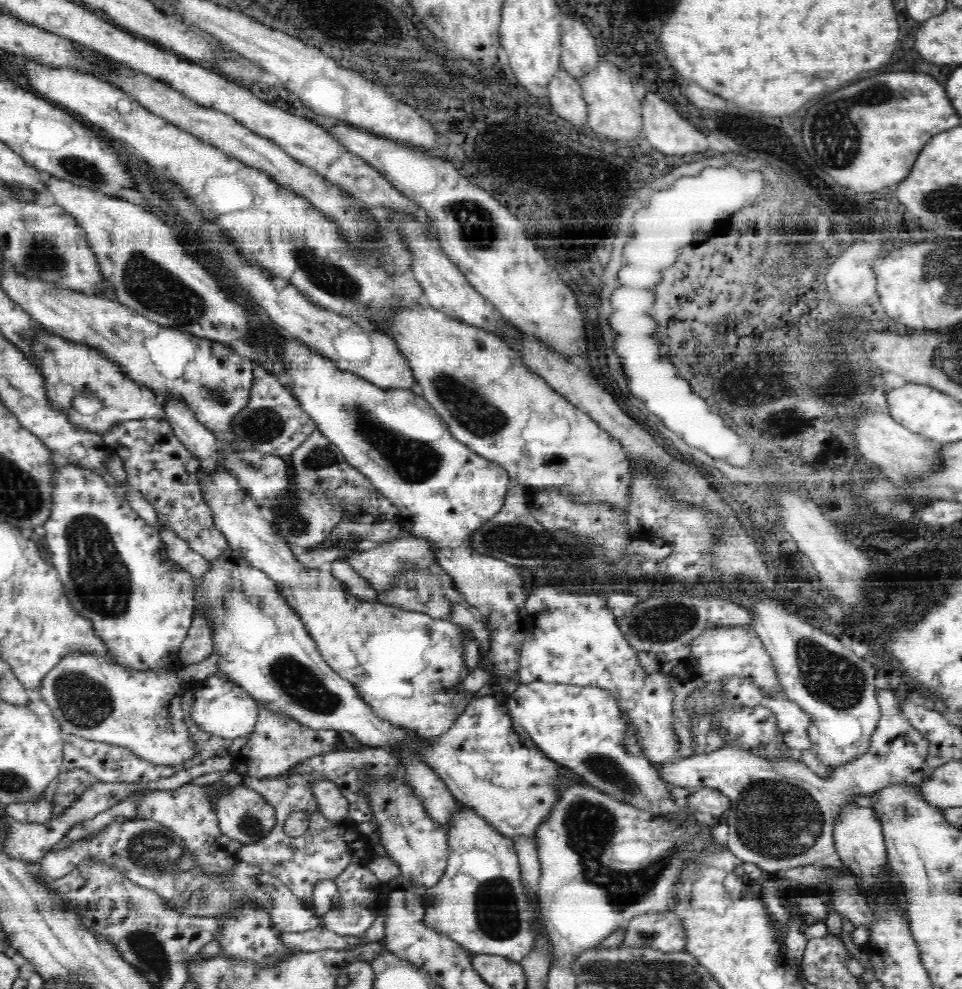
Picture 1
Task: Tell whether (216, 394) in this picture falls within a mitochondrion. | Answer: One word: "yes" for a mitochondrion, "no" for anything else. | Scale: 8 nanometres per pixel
yes

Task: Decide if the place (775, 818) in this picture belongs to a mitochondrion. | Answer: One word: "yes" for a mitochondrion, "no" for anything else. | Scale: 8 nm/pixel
yes

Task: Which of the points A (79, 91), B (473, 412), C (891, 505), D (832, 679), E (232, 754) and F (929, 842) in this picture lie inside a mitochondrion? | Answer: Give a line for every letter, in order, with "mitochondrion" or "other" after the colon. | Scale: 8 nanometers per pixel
A: other
B: mitochondrion
C: mitochondrion
D: mitochondrion
E: other
F: other

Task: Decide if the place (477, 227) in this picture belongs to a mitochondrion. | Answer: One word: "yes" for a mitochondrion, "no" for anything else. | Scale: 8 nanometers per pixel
yes

